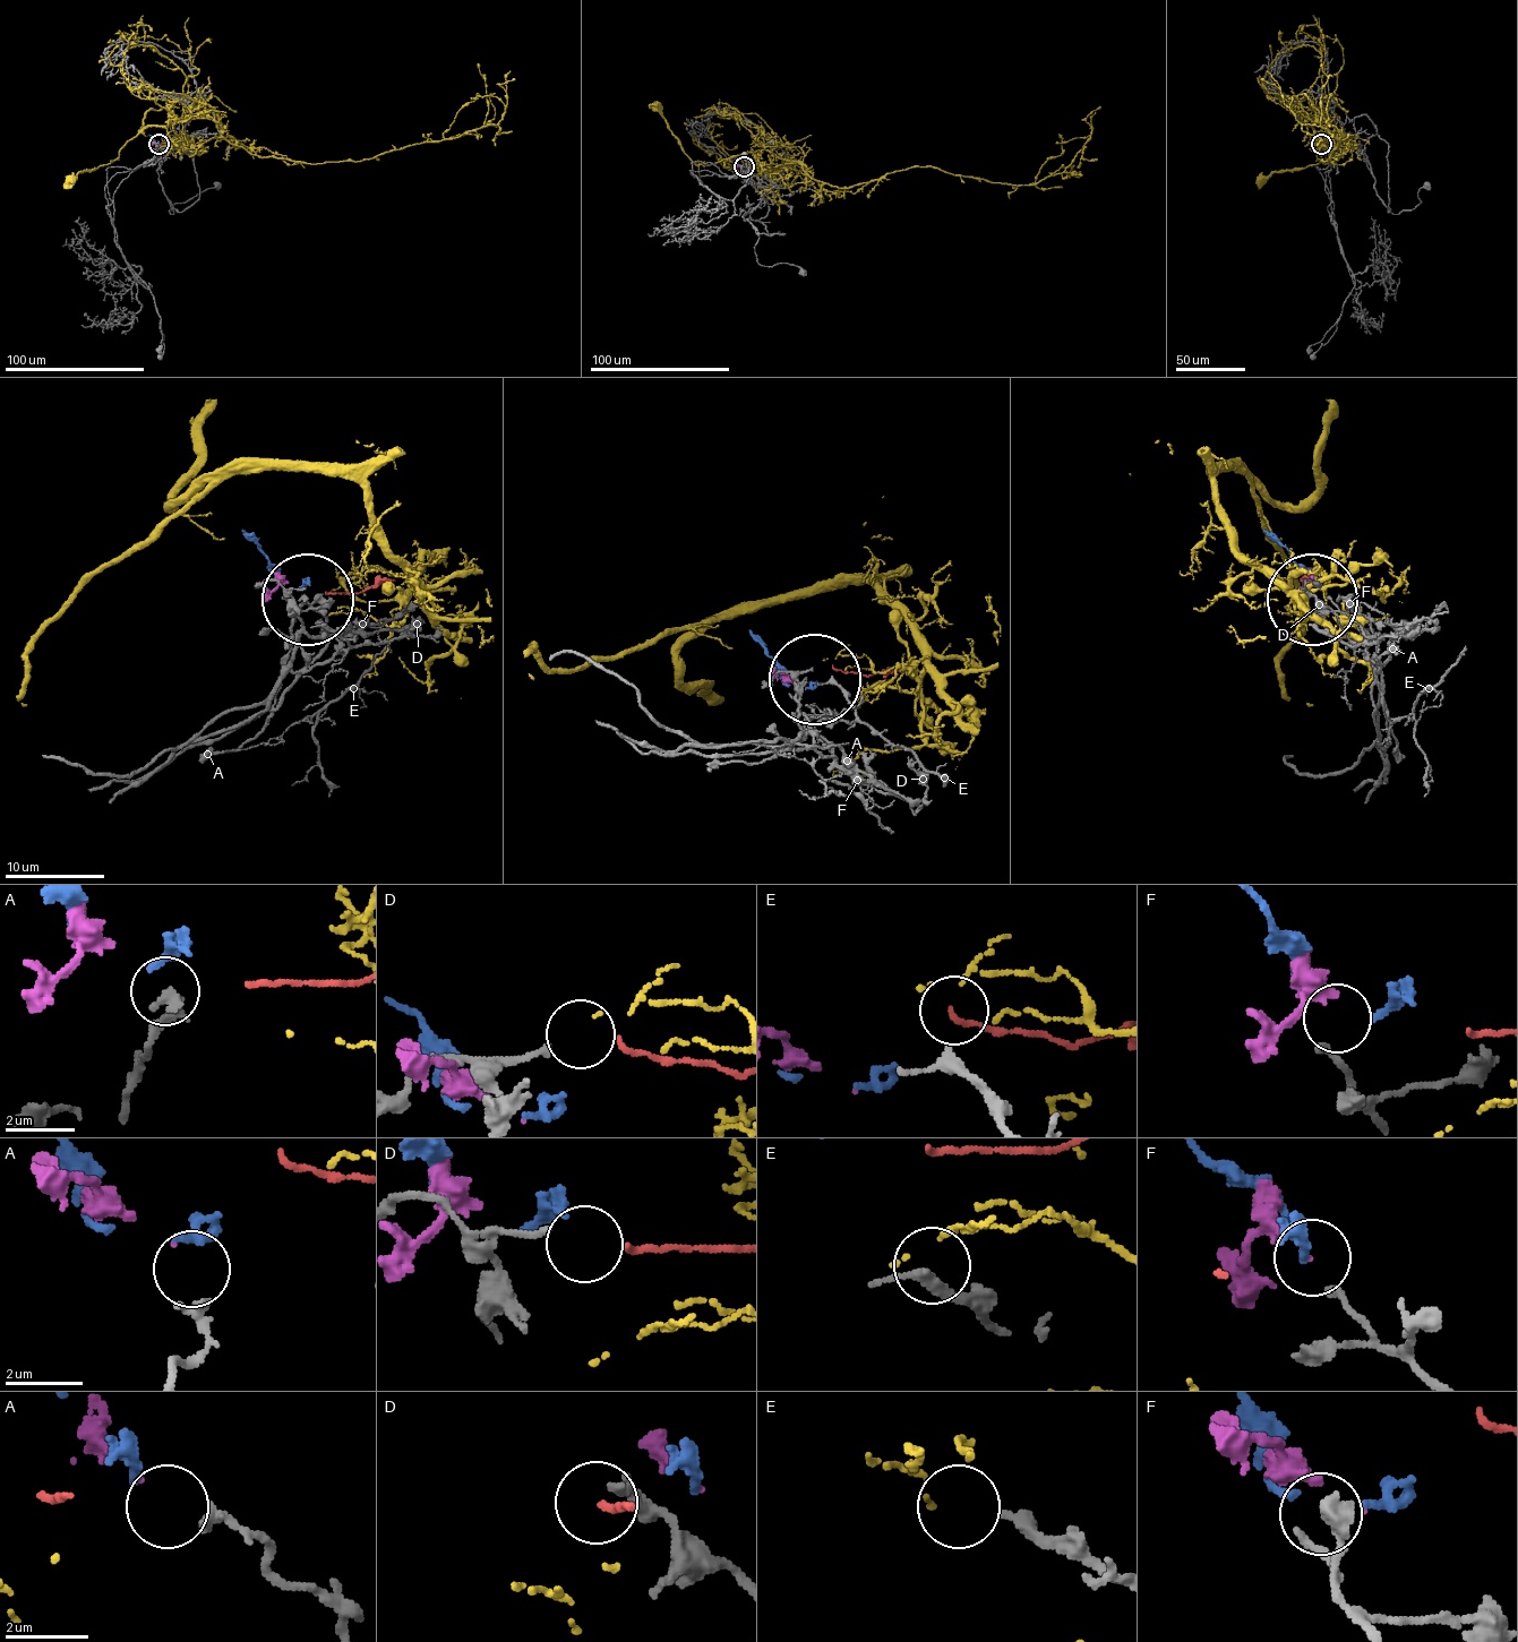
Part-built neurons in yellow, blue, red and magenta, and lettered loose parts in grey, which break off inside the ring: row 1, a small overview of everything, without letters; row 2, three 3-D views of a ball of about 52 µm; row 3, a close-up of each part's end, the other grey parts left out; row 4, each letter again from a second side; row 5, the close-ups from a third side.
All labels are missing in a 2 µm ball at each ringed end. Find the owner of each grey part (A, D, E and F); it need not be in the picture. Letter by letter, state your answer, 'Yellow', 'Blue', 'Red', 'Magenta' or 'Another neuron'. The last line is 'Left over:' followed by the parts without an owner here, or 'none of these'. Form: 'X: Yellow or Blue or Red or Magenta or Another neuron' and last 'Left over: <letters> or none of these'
A: Magenta
D: Red
E: Another neuron
F: Blue
Left over: E

